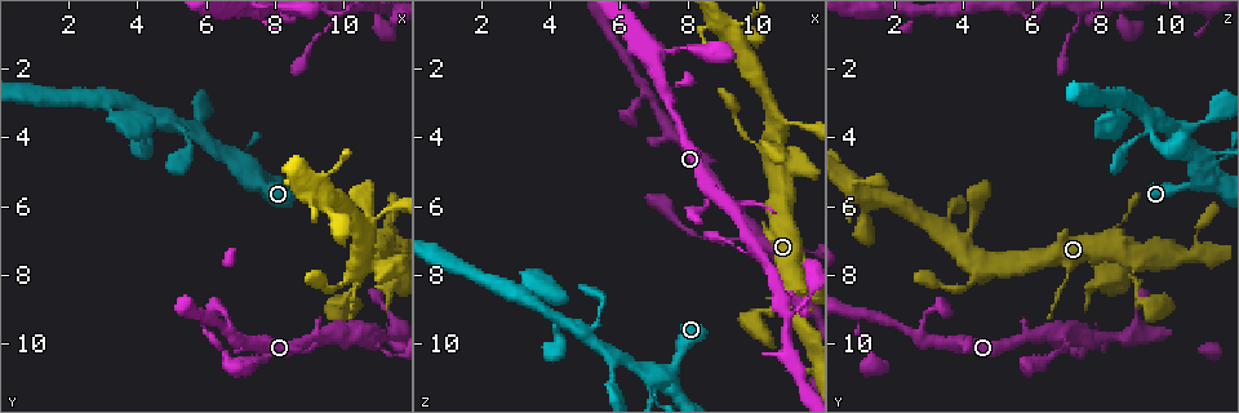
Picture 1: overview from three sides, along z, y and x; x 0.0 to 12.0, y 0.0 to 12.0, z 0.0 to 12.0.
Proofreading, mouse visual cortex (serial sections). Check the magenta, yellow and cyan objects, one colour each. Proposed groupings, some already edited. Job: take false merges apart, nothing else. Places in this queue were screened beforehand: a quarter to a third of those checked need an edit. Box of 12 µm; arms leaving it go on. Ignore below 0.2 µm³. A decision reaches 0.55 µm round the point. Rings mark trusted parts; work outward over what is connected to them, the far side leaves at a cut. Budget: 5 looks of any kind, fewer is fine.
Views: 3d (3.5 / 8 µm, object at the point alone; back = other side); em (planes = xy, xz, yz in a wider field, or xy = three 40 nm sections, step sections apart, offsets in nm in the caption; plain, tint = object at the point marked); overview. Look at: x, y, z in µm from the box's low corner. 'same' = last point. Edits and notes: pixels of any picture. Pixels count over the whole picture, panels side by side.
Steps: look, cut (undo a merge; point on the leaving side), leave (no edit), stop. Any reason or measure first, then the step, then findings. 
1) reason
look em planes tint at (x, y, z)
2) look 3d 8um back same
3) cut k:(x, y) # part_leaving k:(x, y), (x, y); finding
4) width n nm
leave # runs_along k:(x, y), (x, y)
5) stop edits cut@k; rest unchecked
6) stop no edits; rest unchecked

small branch off a trunk
look 3d 3.5um at (9.8, 9.6, 6.7)

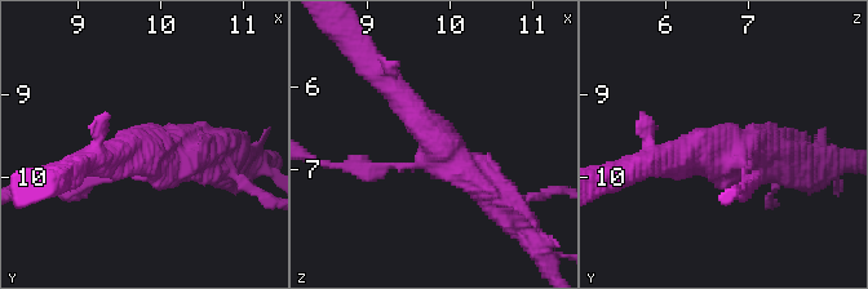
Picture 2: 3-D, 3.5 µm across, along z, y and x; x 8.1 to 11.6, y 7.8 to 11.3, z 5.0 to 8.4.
arms 3; arm_widths 100, 350, 450 nm
look em planes tint at (9.85, 9.65, 6.70)

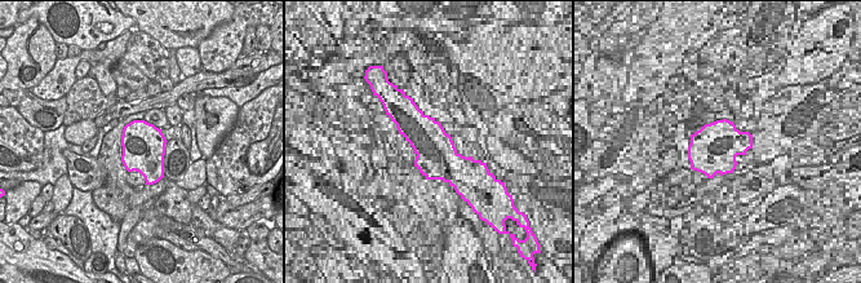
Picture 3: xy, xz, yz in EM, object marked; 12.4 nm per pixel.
leave # runs_along 2:(384, 78), (503, 207); one cell here

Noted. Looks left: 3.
arms part here
look 3d 3.5um back at (5.8, 9.2, 1.0)

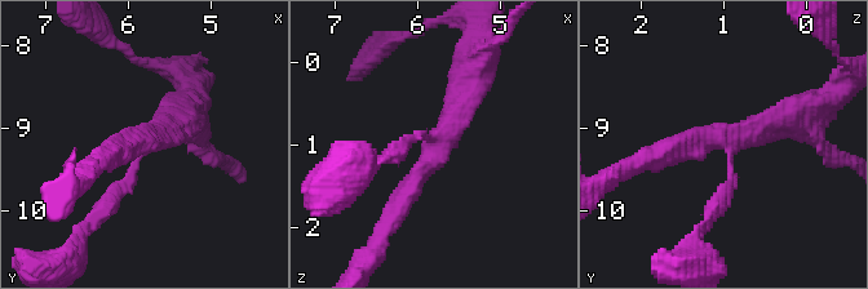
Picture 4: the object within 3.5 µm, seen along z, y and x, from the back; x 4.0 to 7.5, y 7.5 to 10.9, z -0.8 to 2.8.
arms 3; arm_widths 200, 250, 300 nm
look em planes tint at (5.80, 9.20, 1.00)

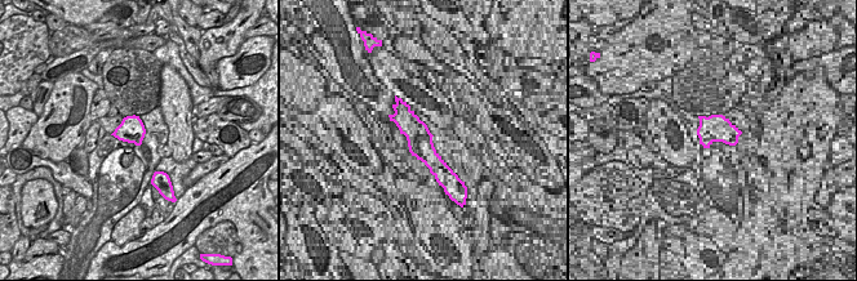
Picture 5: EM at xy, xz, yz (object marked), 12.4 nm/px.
leave # runs_along 4:(655, 155), (721, 139), (731, 183), (712, 210); all the same cell

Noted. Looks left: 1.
stop no edits; rest unchecked

